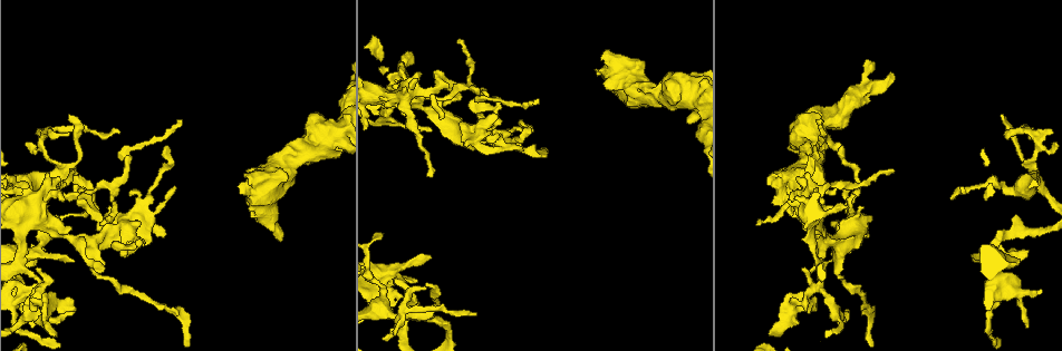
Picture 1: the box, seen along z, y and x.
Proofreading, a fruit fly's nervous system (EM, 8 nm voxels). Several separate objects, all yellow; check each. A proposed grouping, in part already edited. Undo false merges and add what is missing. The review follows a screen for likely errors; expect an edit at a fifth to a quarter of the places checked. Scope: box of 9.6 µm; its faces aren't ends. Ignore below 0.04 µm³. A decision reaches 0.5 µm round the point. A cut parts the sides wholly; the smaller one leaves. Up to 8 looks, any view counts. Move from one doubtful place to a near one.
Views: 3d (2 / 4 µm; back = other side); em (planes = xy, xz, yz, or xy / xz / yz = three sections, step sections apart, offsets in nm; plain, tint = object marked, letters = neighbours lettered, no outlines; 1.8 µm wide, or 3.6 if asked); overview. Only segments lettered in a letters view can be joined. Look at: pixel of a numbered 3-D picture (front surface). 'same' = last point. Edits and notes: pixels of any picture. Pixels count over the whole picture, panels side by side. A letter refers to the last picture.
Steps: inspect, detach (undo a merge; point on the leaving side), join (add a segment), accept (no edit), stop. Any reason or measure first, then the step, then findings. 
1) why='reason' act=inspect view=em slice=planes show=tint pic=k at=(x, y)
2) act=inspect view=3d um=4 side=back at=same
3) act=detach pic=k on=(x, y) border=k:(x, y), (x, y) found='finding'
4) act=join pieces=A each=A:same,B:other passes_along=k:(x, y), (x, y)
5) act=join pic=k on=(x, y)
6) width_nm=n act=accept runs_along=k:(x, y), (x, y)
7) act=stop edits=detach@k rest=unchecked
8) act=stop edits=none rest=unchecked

act=inspect view=3d um=2 pic=1 at=(282, 239)

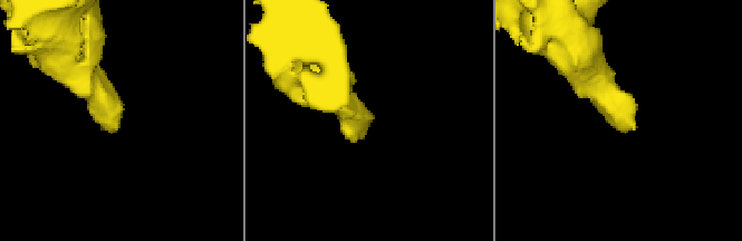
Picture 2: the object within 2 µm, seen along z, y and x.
why='need the tissue' act=inspect view=em slice=planes show=tint pic=2 at=(364, 133)

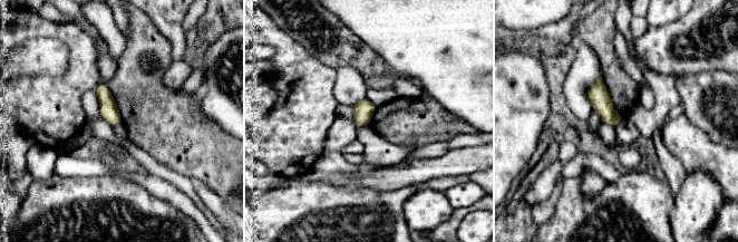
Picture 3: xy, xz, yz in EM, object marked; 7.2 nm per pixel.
why='see the neighbours' act=inspect view=em slice=planes show=letters at=same

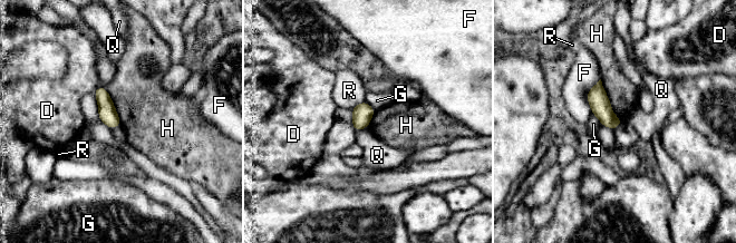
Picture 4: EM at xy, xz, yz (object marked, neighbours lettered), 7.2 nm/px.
longest_contact=H:340nm act=accept each=D:other,F:other,G:other,H:other,Q:other,R:other border=4:(600, 79), (611, 110), (622, 120) found='no lettered segment goes on from it'

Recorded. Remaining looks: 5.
why='small branch off a trunk' act=inspect view=3d um=4 pic=1 at=(290, 170)

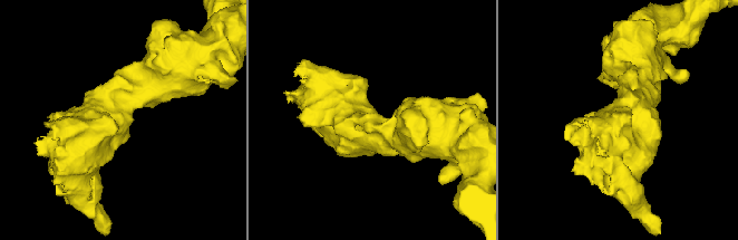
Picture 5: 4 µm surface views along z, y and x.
act=inspect view=em slice=yz step=8 show=tint pic=5 at=(122, 113)

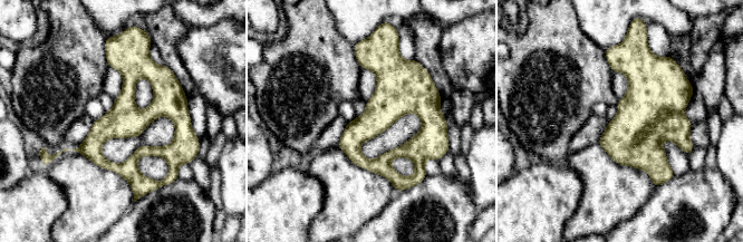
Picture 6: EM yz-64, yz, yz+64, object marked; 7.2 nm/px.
why='what lies round it' act=inspect view=em slice=yz step=8 show=letters at=same

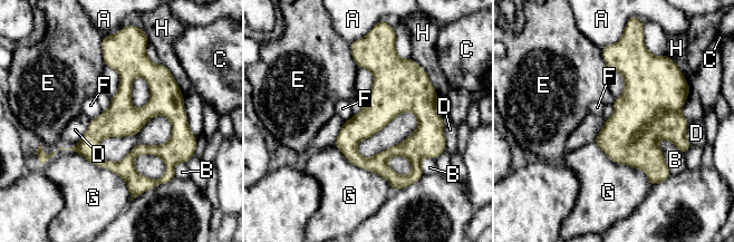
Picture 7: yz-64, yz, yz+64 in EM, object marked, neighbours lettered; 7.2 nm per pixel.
width_nm=240 longest_contact=G:650nm act=accept each=A:other,B:other,C:other,D:other,E:other,F:other,G:other,H:other found='one cell here'

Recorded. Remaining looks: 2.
why='touches itself' act=inspect view=em slice=xz step=16 show=letters pic=1 at=(850, 206)

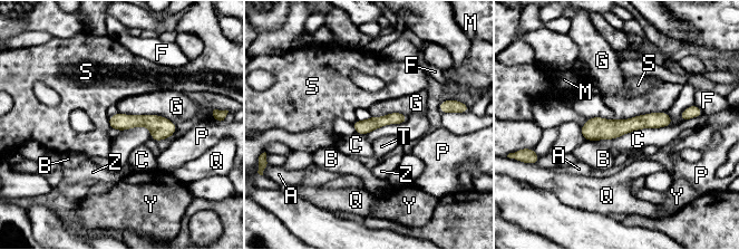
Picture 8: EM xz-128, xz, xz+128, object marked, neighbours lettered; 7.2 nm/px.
act=accept each=A:other,B:other,C:other,F:other,G:other,M:other,P:other,Q:other,S:other,T:other,Y:other,Z:other border=8:(118, 111), (158, 114), (176, 124) found='all the same cell'

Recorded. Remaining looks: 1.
act=stop edits=none rest=unchecked

